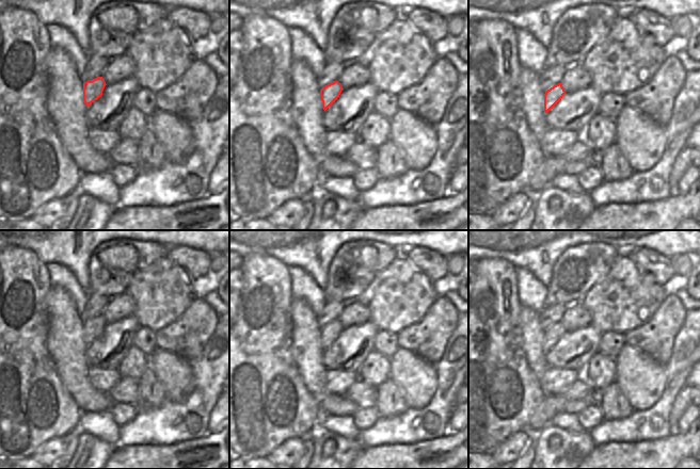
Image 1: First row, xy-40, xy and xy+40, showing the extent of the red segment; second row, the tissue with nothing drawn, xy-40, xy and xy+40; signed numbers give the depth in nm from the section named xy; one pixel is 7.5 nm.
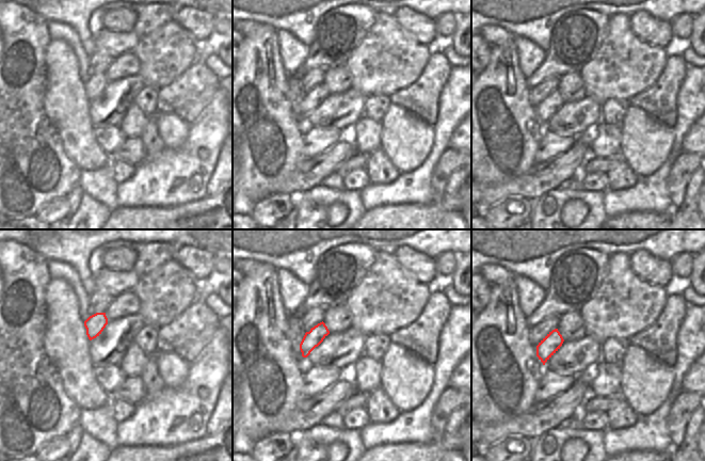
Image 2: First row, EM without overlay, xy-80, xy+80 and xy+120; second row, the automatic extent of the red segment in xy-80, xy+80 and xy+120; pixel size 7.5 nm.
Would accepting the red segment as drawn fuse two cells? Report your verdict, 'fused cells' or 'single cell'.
single cell

